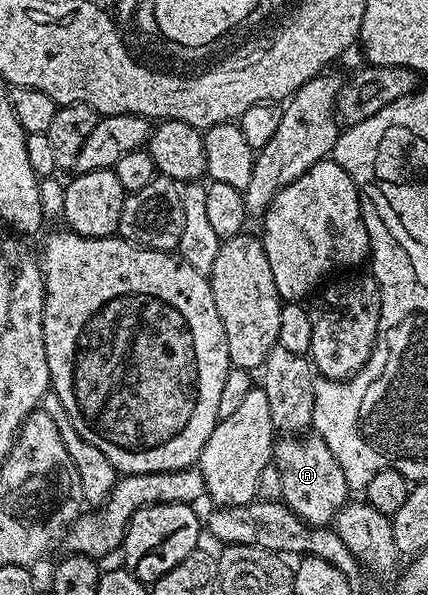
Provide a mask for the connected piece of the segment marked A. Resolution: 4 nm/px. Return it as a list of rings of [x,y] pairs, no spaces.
[[[305,432],[300,436],[281,436],[273,447],[272,461],[283,476],[283,492],[280,501],[291,508],[311,526],[329,526],[337,513],[350,501],[351,491],[339,460],[331,456],[331,448],[317,433]]]

